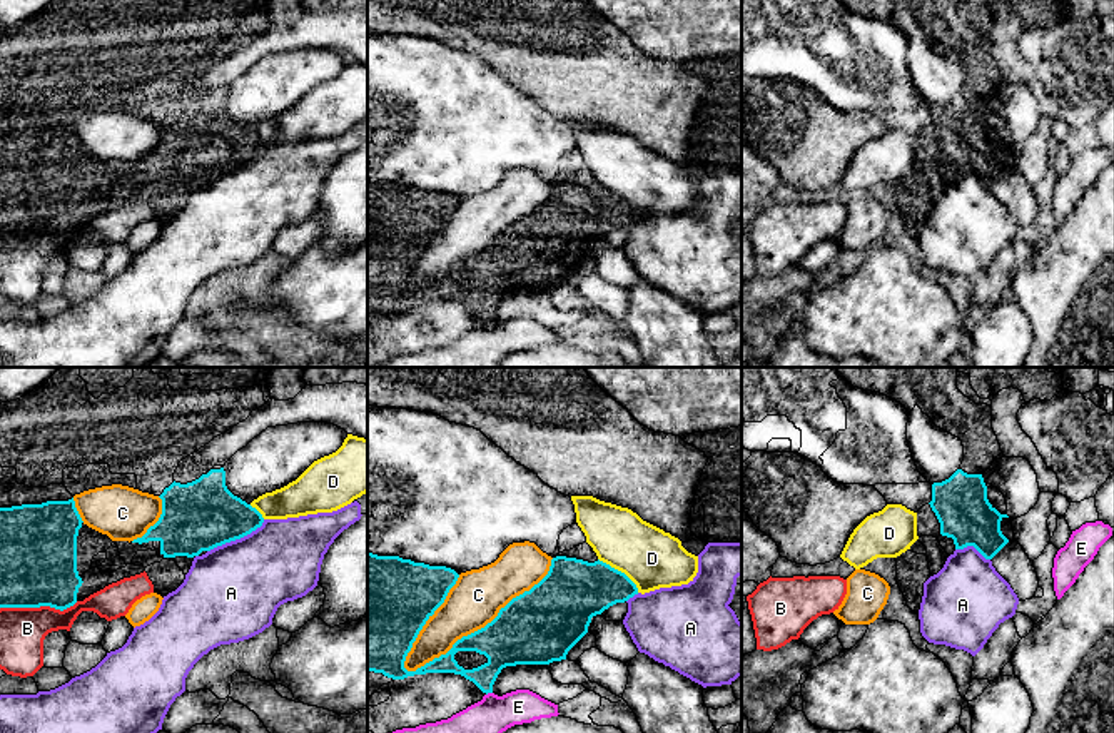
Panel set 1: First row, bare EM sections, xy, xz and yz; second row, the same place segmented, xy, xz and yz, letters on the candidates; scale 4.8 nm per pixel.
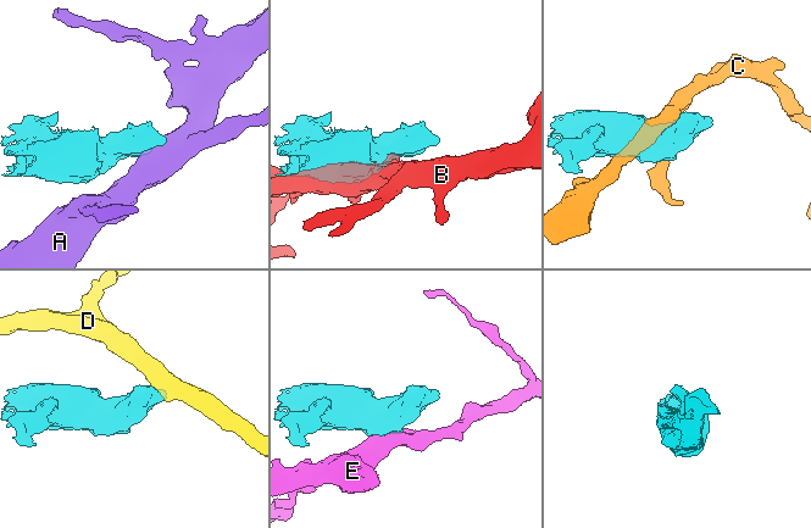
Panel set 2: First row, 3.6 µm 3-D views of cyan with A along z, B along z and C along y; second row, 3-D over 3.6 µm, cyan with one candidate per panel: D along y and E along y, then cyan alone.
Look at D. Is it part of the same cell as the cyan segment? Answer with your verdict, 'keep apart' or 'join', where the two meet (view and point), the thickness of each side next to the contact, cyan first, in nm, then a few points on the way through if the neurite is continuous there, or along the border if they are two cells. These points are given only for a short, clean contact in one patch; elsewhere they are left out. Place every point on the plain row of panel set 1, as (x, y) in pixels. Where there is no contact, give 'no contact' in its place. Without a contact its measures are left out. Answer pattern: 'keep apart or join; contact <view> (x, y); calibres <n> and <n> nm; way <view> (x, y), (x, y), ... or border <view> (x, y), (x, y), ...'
keep apart; contact xz (620, 197); calibres 300 and 280 nm; border xz (598, 184), (620, 196), (638, 217)

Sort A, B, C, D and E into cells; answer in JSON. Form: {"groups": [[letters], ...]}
{"groups": [["A"], ["B"], ["C"], ["D"], ["E"]]}

